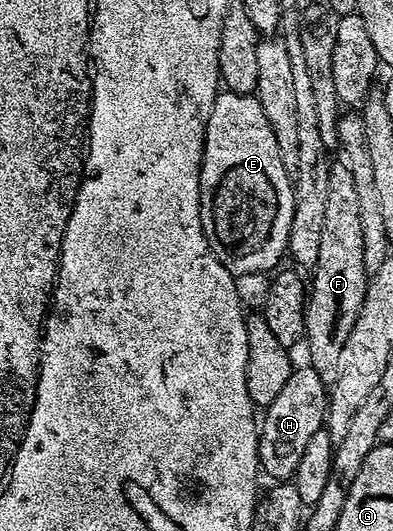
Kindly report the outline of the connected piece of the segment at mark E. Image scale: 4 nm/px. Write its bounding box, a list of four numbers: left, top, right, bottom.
[200,93,295,275]

